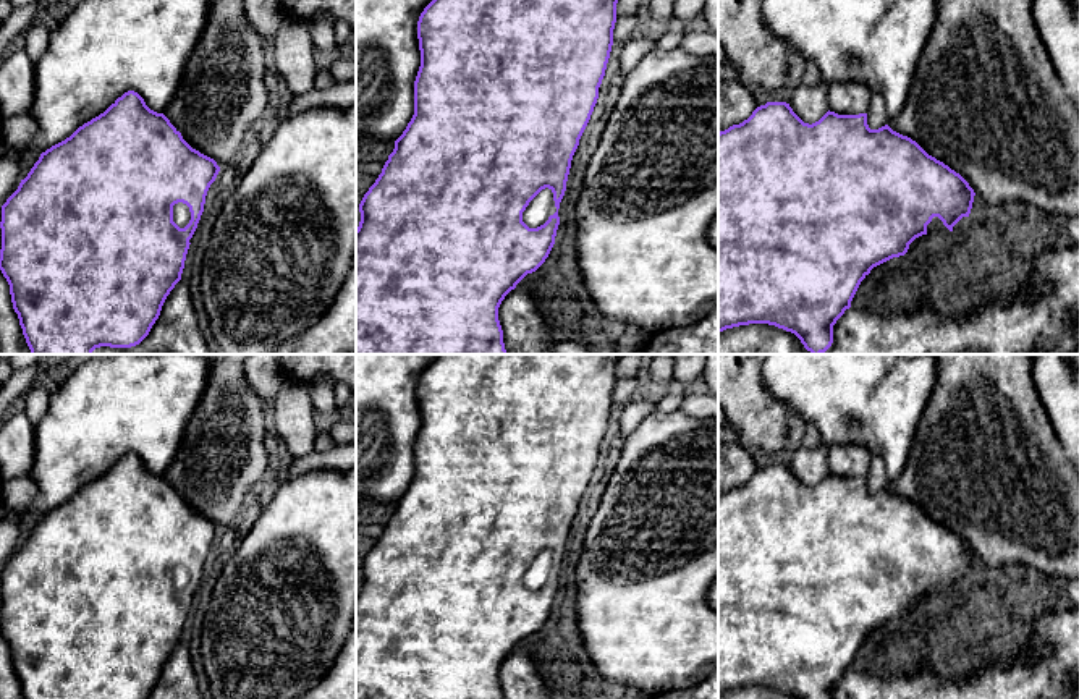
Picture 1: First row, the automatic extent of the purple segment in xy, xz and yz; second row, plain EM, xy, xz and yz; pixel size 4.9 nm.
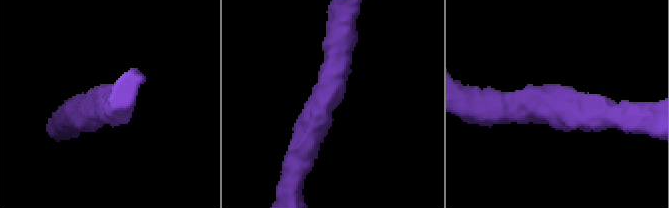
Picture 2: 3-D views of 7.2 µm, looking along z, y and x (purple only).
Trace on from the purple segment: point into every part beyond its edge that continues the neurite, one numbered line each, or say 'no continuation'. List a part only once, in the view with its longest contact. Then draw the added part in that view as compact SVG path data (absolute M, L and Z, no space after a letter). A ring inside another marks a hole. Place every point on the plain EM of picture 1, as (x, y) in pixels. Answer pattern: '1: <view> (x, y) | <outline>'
1: xz (542, 568) | M542 552L523 574L523 584L529 591L544 587L556 574L552 552Z

